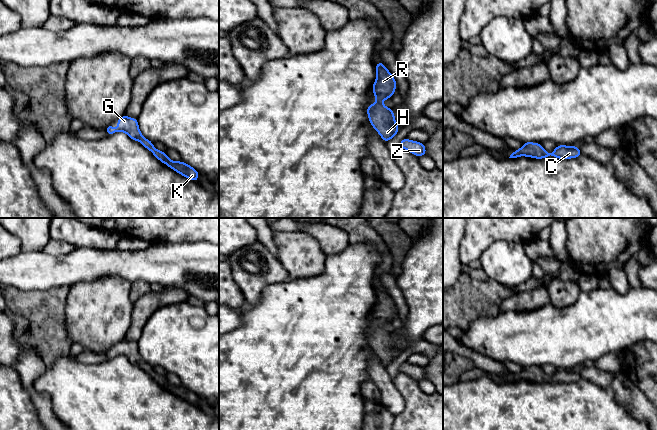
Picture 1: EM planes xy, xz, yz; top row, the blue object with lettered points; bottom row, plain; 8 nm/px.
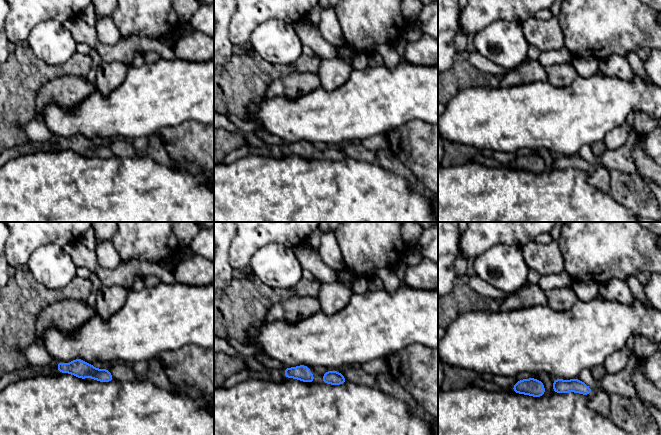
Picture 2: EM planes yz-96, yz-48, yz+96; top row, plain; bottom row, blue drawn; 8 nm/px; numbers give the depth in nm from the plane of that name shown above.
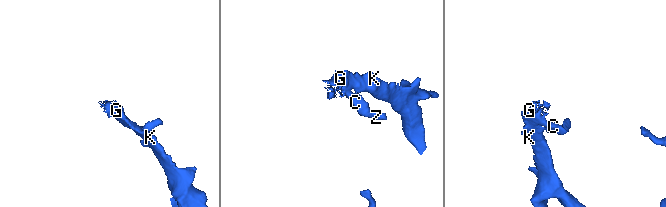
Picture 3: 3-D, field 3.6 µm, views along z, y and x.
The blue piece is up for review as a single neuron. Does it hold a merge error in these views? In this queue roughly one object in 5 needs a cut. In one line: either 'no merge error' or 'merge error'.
no merge error

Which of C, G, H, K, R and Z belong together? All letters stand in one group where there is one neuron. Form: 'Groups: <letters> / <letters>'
Groups: C G H K R Z

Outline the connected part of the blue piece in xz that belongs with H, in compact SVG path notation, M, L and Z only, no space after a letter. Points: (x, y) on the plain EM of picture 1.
M382 285L375 288L377 301L372 311L376 327L367 330L367 339L372 351L380 358L382 364L387 367L400 354L395 345L395 338L380 326L392 322L397 308L393 299L384 290Z

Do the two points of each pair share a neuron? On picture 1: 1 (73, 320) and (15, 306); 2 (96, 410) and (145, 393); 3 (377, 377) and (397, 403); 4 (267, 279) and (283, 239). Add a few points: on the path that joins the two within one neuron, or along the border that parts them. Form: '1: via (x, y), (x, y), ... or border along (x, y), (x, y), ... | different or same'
1: border along (66, 295), (65, 328), (72, 340) | different
2: via (108, 410), (128, 410), (133, 405) | same
3: via (383, 383), (391, 397) | same
4: border along (277, 257), (290, 278) | different

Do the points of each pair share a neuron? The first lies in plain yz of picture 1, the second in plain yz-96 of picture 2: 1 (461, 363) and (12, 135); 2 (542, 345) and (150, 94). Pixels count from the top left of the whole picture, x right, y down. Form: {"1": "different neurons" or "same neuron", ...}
{"1": "same neuron", "2": "same neuron"}

